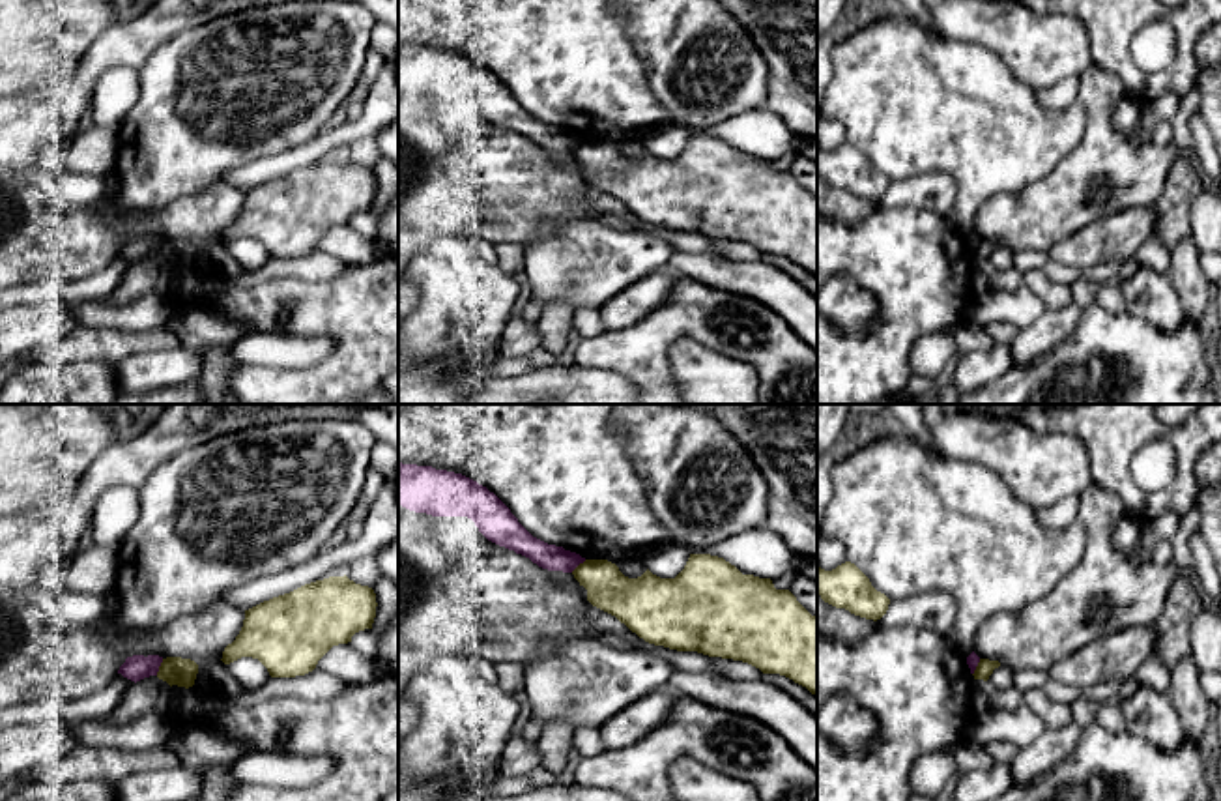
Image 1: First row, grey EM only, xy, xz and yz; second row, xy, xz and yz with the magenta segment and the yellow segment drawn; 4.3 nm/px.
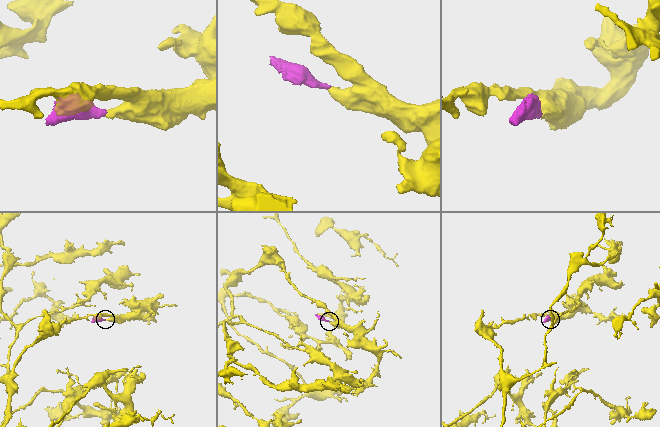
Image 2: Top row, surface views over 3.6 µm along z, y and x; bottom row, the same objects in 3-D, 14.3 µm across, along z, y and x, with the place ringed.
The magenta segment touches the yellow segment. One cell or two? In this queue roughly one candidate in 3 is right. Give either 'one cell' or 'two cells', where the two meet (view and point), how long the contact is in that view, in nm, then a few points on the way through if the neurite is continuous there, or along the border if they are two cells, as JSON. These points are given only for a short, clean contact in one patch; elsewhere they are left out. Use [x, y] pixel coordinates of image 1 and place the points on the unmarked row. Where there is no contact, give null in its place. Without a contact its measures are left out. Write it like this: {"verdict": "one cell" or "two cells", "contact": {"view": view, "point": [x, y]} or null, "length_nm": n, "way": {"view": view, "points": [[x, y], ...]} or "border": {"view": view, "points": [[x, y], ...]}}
{"verdict": "two cells", "contact": {"view": "xy", "point": [159, 246]}, "length_nm": 80, "border": {"view": "xy", "points": [[163, 240], [156, 255]]}}

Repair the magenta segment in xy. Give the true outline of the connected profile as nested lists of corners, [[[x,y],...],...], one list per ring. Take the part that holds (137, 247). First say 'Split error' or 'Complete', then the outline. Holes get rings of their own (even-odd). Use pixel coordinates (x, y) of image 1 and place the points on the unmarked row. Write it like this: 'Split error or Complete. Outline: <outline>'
Complete. Outline: [[[133,236],[125,240],[118,255],[136,264],[144,258],[157,256],[161,243],[163,238],[159,236]]]

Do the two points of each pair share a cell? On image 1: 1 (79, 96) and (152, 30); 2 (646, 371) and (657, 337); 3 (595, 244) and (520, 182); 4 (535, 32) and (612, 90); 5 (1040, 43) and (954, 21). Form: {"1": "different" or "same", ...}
{"1": "same", "2": "same", "3": "different", "4": "same", "5": "same"}

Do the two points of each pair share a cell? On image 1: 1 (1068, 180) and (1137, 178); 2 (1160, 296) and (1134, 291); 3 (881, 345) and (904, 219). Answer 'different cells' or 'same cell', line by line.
1: same cell
2: same cell
3: same cell

